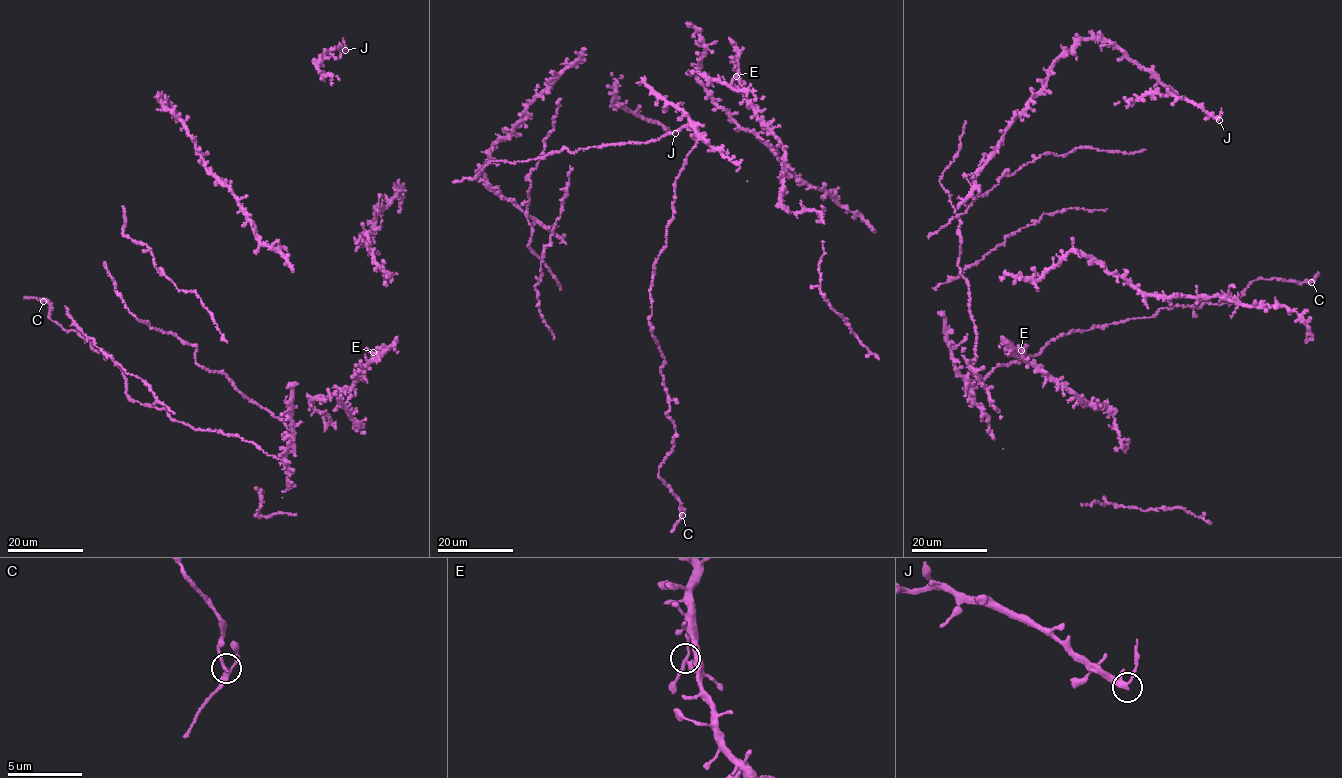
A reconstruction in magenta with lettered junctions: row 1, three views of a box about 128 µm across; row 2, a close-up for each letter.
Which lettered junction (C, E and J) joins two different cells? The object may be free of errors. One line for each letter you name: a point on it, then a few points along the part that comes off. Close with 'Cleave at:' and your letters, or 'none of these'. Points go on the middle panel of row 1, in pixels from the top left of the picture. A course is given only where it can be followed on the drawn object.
C: Place: (682, 515). Course of the part to remove: (682, 515), (672, 532)
Cleave at: C

